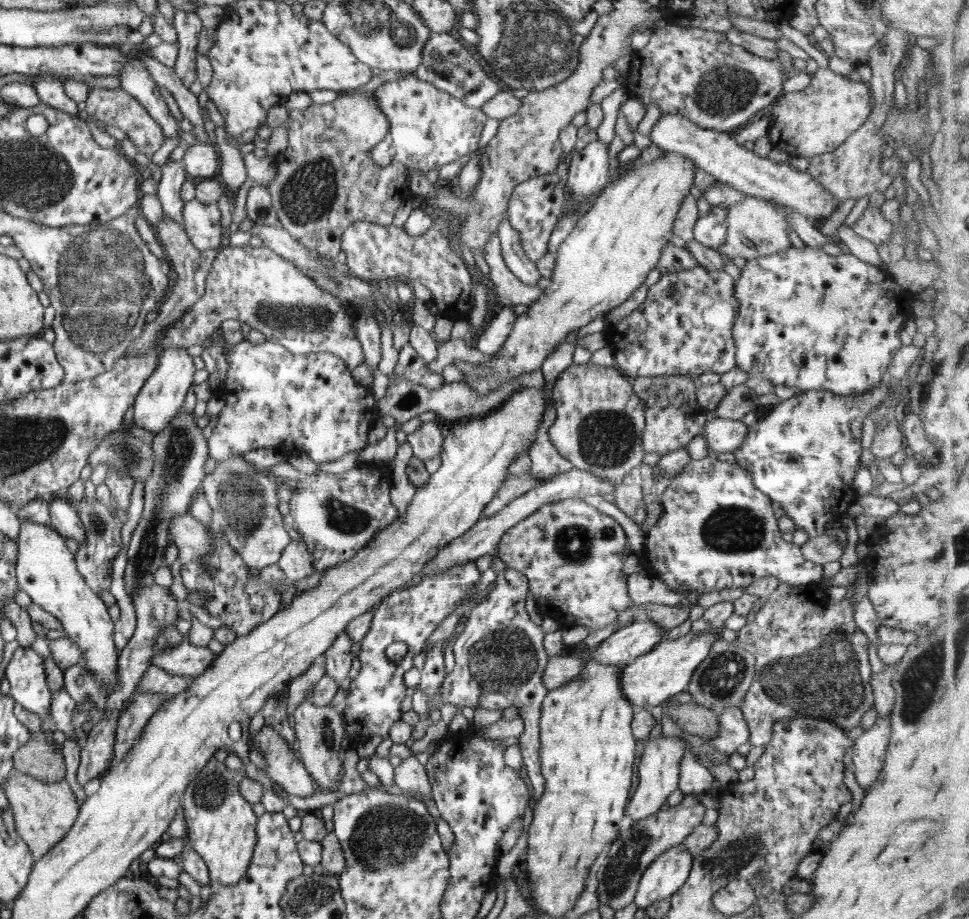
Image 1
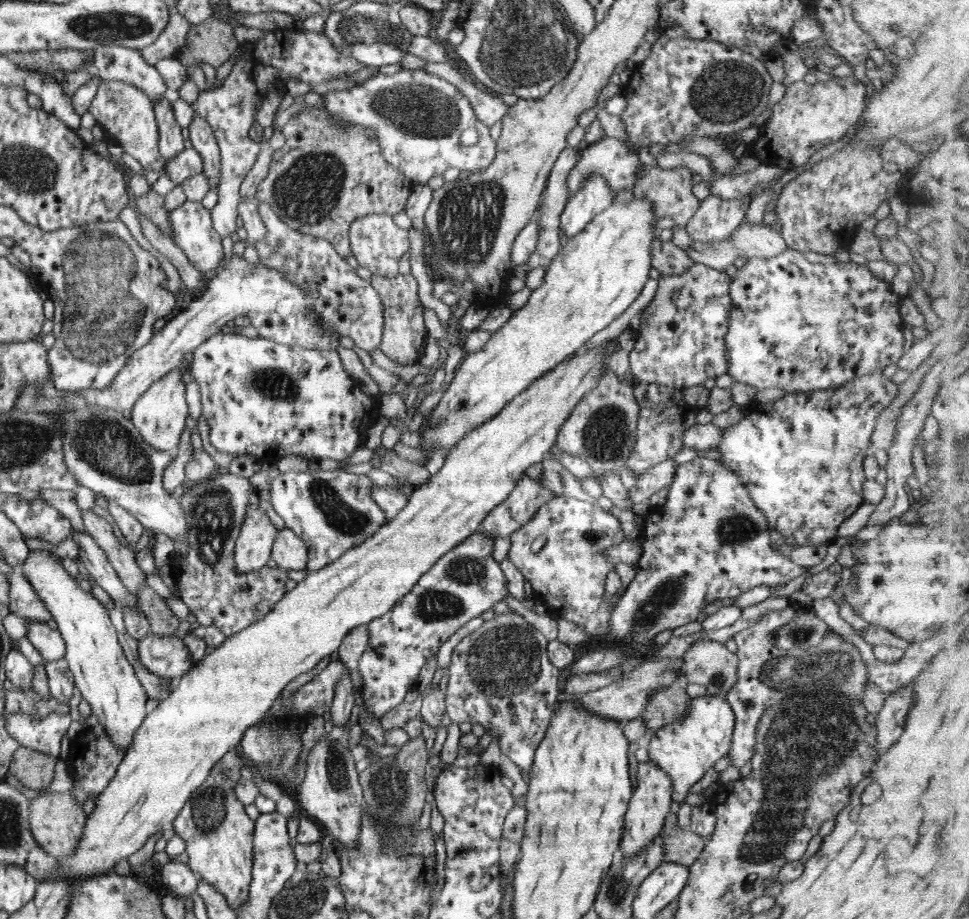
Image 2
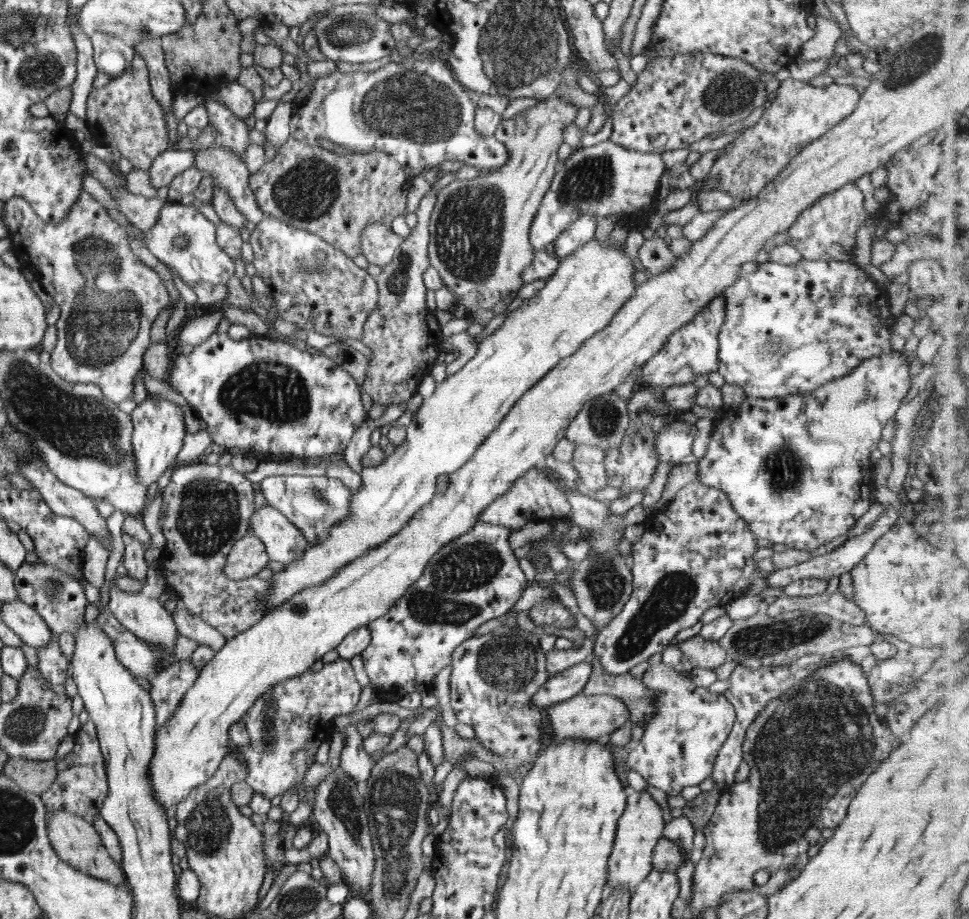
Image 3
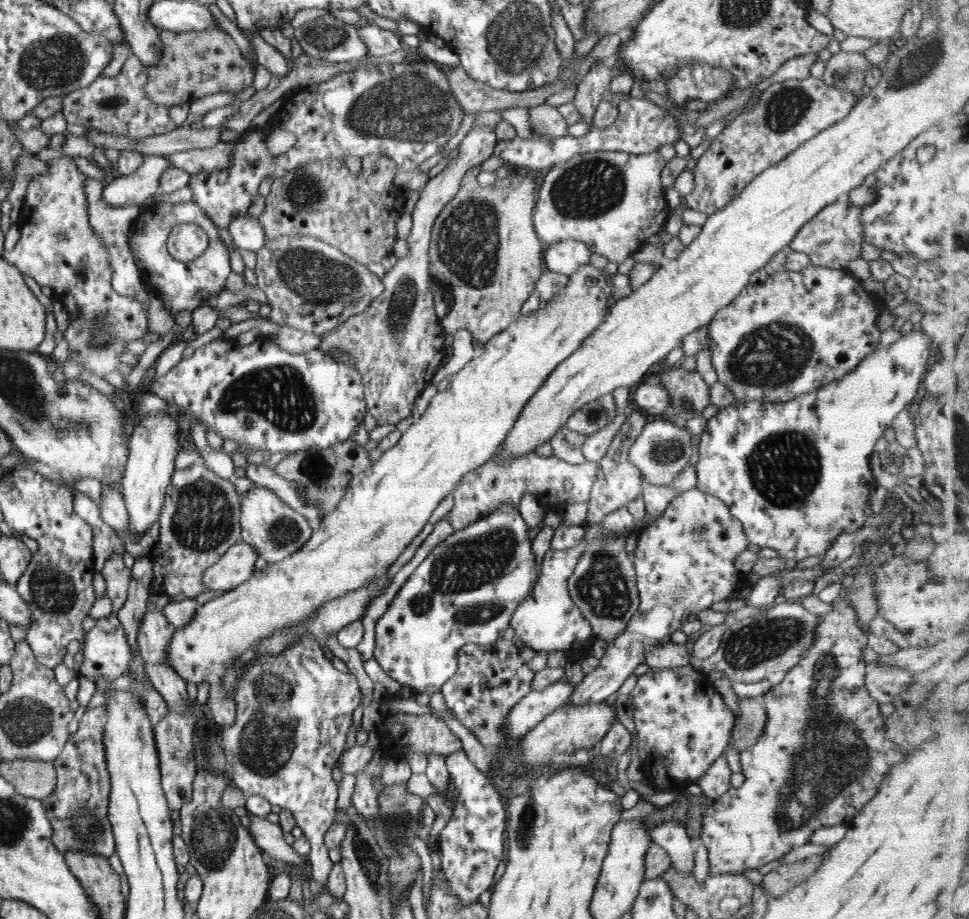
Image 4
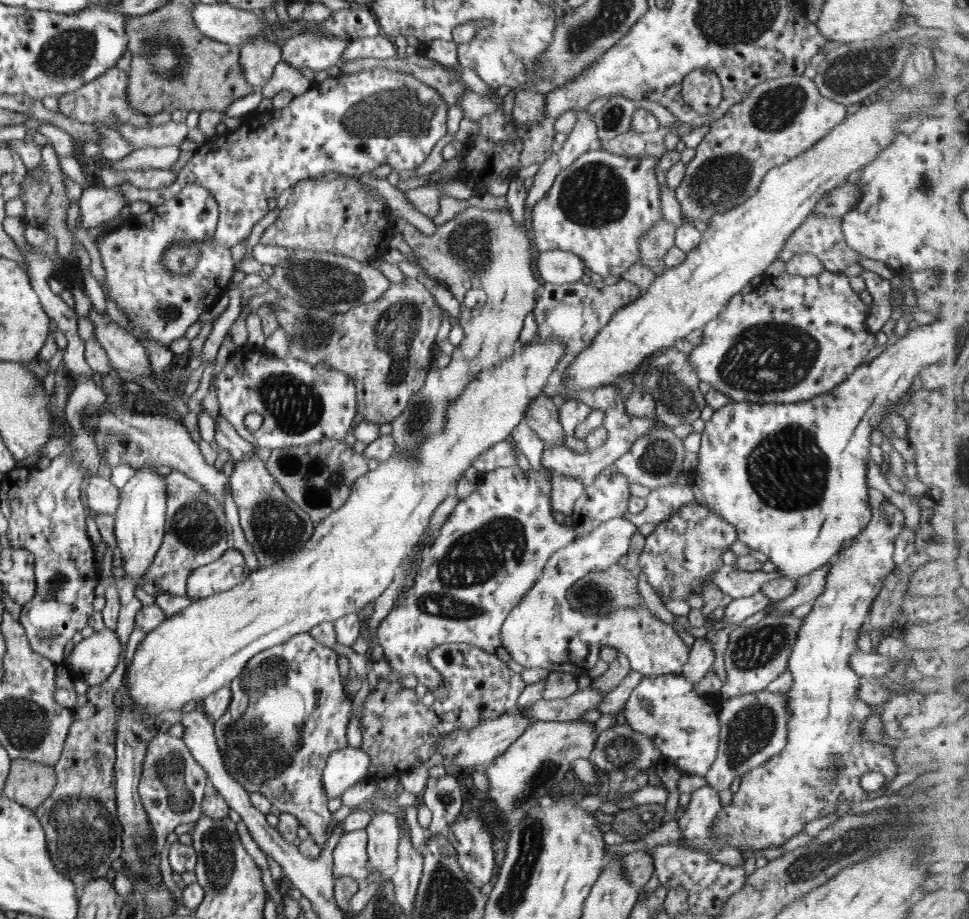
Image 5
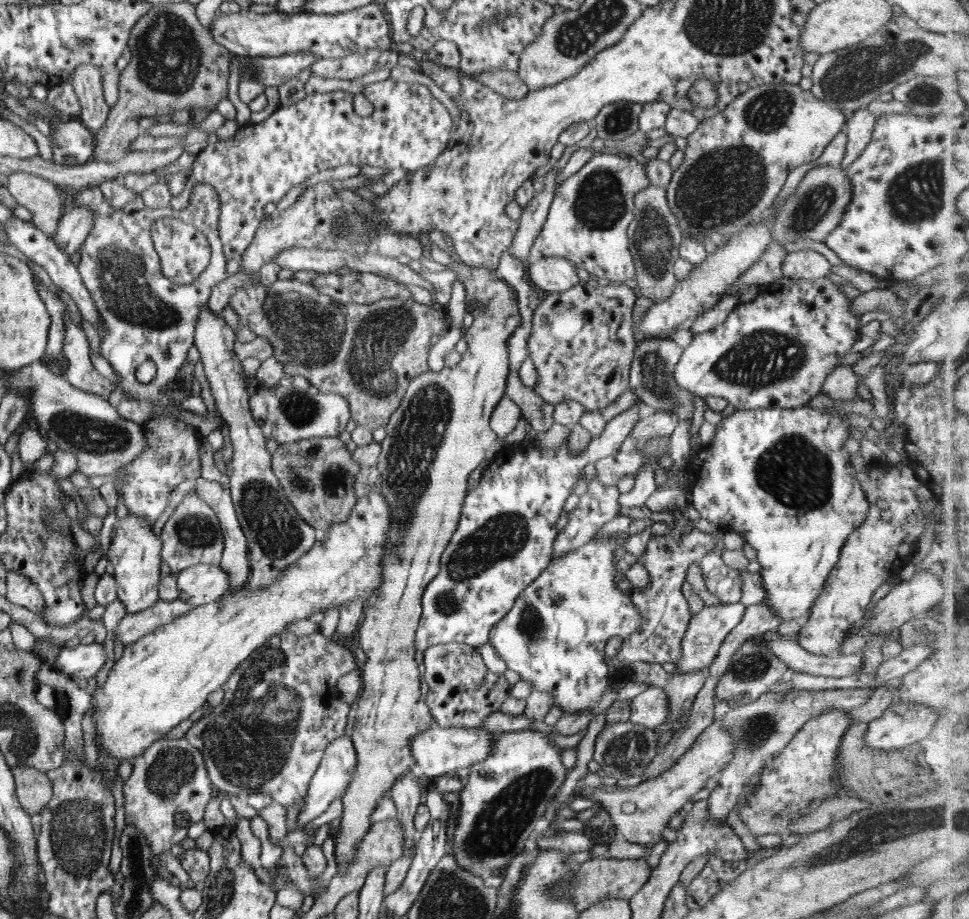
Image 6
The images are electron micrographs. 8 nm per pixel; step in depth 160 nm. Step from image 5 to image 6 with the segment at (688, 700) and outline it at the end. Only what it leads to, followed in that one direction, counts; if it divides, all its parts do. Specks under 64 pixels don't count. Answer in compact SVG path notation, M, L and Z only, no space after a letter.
M650 685L631 702L629 722L654 730L668 721L670 708L666 691L656 685Z

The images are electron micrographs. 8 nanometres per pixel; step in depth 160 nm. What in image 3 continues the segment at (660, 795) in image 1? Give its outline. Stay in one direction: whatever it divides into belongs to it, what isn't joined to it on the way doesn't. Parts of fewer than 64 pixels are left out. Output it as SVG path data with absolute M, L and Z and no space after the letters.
M628 786L624 791L627 794L627 805L618 819L614 846L608 859L606 890L610 891L618 887L632 891L649 875L653 869L654 848L663 837L666 823L662 808L654 801L646 788L638 792Z

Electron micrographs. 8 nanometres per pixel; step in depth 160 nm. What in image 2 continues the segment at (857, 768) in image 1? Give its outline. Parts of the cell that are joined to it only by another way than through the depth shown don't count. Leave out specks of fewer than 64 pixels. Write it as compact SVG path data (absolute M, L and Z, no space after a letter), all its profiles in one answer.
M911 683L885 698L883 706L876 716L876 742L873 746L877 754L883 755L902 734L909 708L913 703Z

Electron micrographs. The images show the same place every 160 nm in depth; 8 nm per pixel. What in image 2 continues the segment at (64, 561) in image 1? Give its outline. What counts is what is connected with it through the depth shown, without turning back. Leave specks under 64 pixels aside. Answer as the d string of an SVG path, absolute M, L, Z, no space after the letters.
M47 550L29 551L26 562L19 567L29 578L37 595L45 603L65 640L65 659L73 672L76 686L82 698L89 702L90 712L98 718L111 741L123 752L133 744L134 733L144 722L150 710L147 692L140 684L135 670L125 657L119 638L104 605L80 586L80 579L70 576L56 553Z

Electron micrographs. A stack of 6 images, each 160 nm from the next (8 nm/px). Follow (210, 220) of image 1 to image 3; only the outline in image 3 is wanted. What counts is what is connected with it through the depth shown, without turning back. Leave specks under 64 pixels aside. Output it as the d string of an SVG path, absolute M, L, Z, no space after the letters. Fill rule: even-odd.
M168 202L160 211L157 223L145 234L145 243L160 262L172 267L192 289L195 284L204 282L226 285L235 271L234 263L216 243L216 232L217 226L194 205ZM180 237L188 239L187 247L179 249L174 245L174 240Z

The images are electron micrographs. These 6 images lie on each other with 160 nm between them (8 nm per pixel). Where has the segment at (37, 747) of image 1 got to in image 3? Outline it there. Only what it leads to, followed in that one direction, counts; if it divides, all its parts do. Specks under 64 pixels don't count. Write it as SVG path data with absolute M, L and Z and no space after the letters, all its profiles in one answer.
M9 757L2 774L17 781L22 789L42 794L51 787L57 775L57 761Z

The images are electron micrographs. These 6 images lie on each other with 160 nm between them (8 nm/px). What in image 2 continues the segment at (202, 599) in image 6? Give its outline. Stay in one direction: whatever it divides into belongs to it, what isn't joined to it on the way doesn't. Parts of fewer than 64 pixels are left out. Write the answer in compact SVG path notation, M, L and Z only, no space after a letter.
M251 490L246 518L235 542L234 564L240 574L260 571L270 562L273 544L279 529L266 516L266 512L259 509L259 498Z

